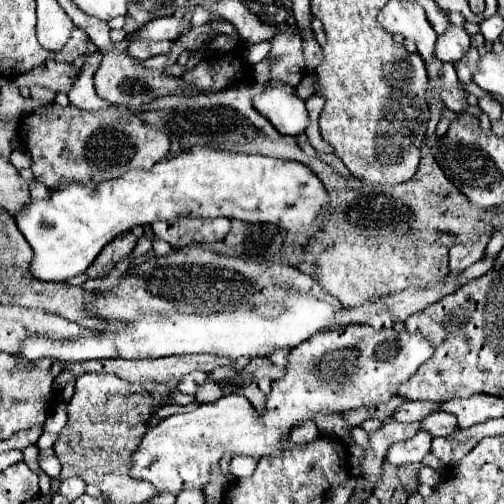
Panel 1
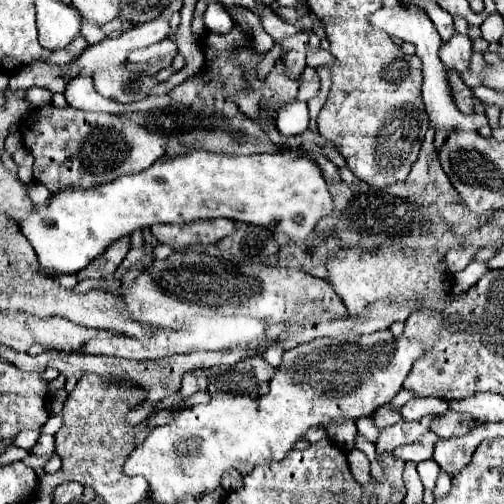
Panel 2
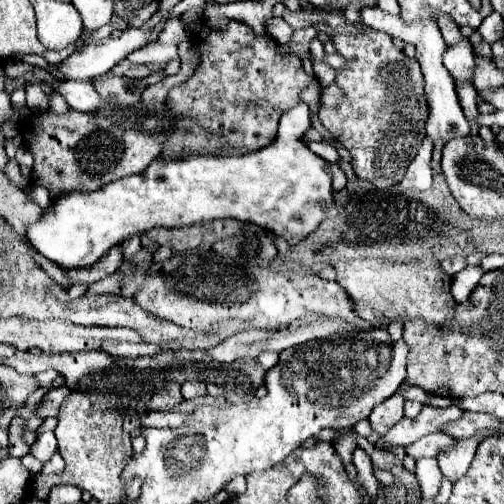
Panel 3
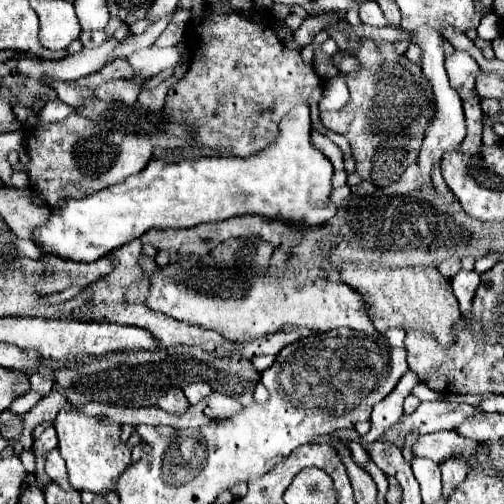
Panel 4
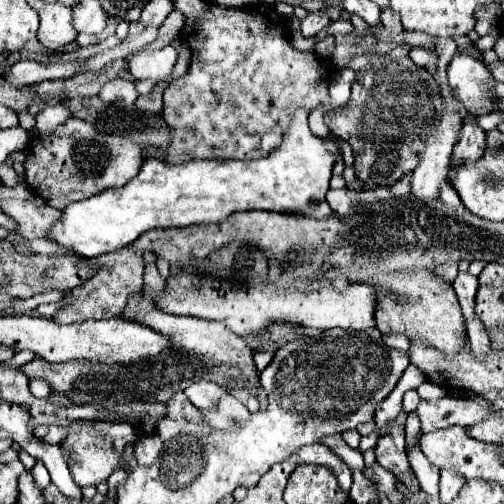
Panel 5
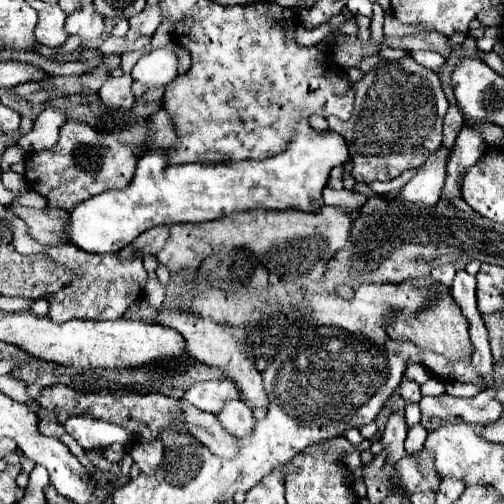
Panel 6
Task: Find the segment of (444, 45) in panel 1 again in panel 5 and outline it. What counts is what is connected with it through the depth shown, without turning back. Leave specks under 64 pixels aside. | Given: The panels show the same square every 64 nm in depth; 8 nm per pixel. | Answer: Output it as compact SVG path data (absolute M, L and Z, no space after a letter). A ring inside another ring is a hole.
M456 54L448 64L448 84L454 96L476 116L494 110L496 96L486 88L490 80L488 68L468 54Z

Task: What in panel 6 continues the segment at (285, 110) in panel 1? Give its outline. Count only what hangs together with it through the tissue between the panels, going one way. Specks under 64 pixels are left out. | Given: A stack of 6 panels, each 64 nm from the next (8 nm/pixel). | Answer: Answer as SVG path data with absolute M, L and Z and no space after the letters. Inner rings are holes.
M306 120L296 126L296 136L288 148L266 160L244 162L204 162L166 166L148 176L160 180L132 180L124 190L106 190L72 208L64 226L64 238L90 254L116 254L152 226L210 222L232 212L248 210L304 210L320 212L324 208L322 190L330 170L348 160L348 148L336 132L318 132Z

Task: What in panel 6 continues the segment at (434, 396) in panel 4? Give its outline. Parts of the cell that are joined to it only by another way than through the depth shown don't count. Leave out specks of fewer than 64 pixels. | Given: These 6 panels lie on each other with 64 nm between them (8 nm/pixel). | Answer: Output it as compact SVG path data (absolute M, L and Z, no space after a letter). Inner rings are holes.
M430 378L426 384L420 386L420 390L422 390L424 396L438 396L438 394L444 394L444 382Z

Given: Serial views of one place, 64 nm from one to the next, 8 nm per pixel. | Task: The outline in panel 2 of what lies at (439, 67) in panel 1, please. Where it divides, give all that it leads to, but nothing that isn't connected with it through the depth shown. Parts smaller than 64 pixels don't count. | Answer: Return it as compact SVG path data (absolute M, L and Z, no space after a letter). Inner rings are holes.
M448 68L448 82L450 82L450 90L452 90L452 98L454 104L460 112L464 114L472 114L472 90L462 82L462 78L458 76L458 72Z

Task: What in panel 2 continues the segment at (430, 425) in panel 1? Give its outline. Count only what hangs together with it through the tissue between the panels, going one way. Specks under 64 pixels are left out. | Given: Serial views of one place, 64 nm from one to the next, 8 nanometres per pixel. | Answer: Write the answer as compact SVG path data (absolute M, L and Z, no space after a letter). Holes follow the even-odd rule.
M448 410L442 416L434 416L432 420L432 432L438 434L440 438L452 438L452 436L462 436L466 434L472 426L476 426L478 422L472 422L466 414L458 414L454 410Z

